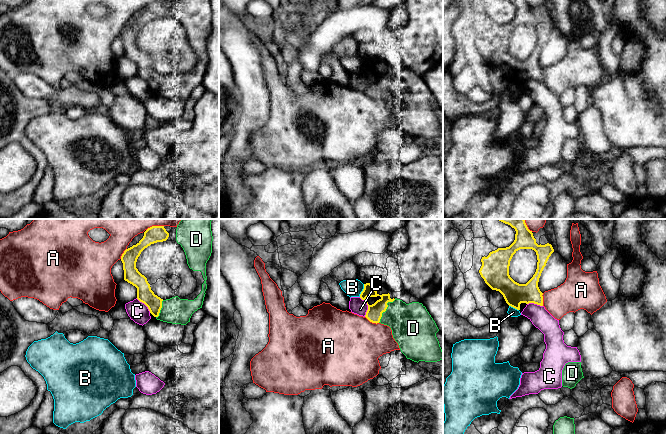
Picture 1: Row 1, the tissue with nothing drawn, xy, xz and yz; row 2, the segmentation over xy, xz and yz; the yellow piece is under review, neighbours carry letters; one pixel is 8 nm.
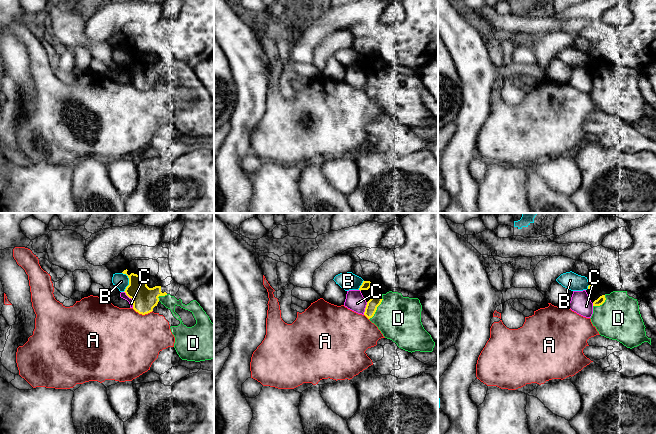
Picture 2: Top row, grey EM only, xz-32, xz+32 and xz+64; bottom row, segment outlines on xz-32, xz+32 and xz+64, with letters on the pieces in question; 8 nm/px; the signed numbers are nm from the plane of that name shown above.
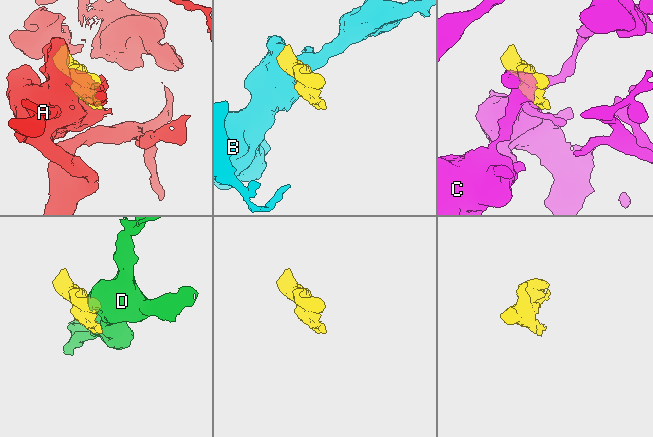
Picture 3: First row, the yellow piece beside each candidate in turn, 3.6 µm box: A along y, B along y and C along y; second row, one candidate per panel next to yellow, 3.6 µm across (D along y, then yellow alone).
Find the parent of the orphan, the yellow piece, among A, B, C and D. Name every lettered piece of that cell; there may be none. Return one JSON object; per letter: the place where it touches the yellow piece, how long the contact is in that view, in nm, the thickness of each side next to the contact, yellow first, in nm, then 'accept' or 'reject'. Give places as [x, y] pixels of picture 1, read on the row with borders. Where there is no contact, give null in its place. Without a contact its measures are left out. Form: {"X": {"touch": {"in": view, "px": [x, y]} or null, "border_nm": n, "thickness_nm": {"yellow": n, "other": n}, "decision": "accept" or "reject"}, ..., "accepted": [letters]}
{"A": {"touch": {"in": "xz", "px": [372, 322]}, "border_nm": 130, "thickness_nm": {"yellow": 130, "other": 480}, "decision": "reject"}, "B": {"touch": {"in": "xz", "px": [363, 290]}, "border_nm": 110, "thickness_nm": {"yellow": 130, "other": 140}, "decision": "reject"}, "C": {"touch": {"in": "xz", "px": [368, 306]}, "border_nm": 170, "thickness_nm": {"yellow": 130, "other": 130}, "decision": "reject"}, "D": {"touch": {"in": "xz", "px": [386, 308]}, "border_nm": 240, "thickness_nm": {"yellow": 130, "other": 340}, "decision": "accept"}, "accepted": ["D"]}

